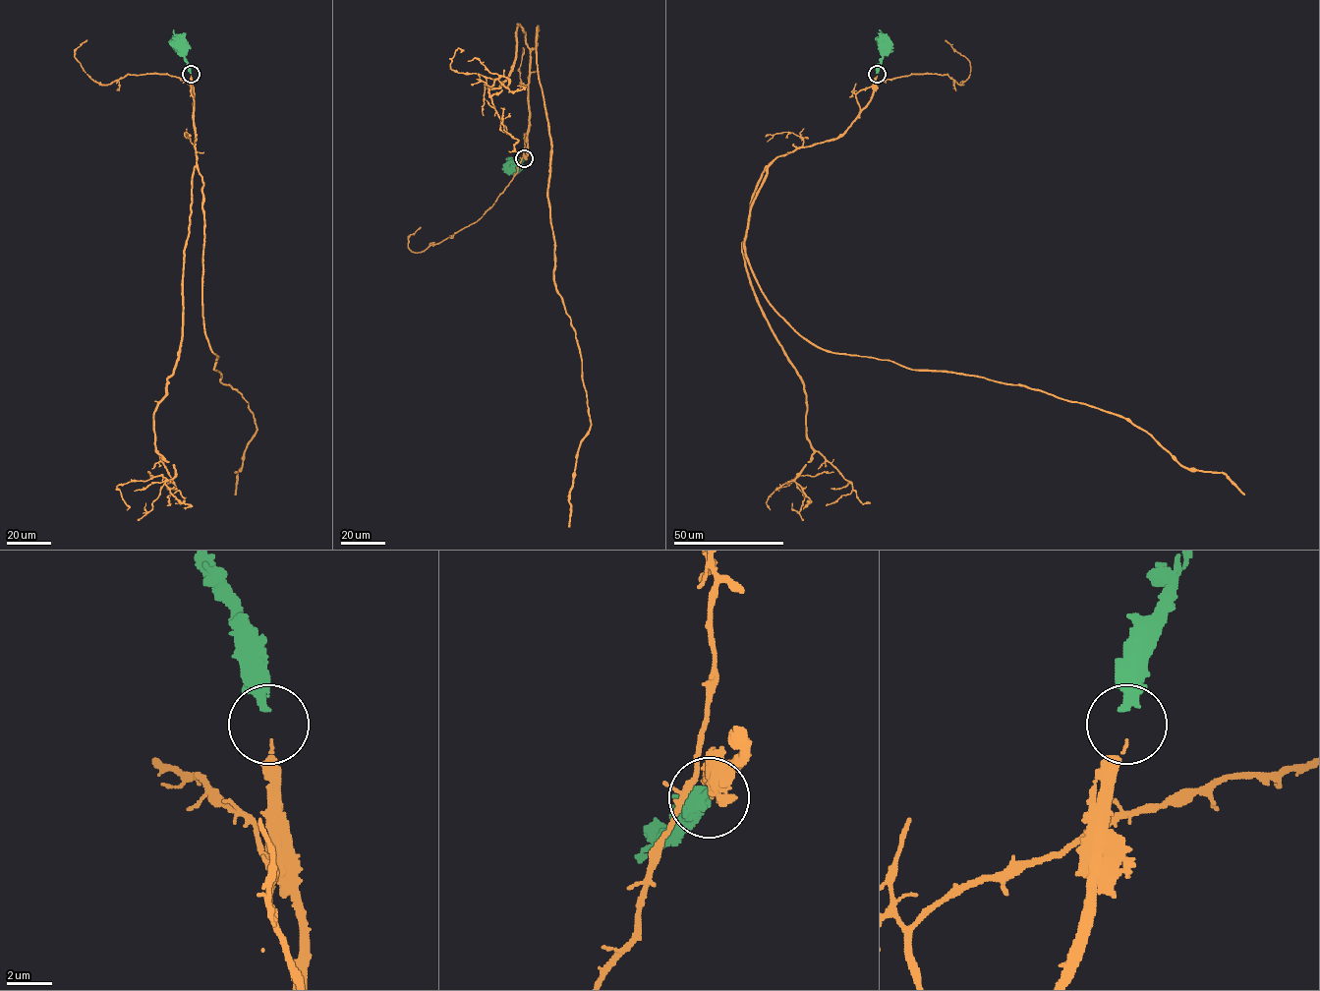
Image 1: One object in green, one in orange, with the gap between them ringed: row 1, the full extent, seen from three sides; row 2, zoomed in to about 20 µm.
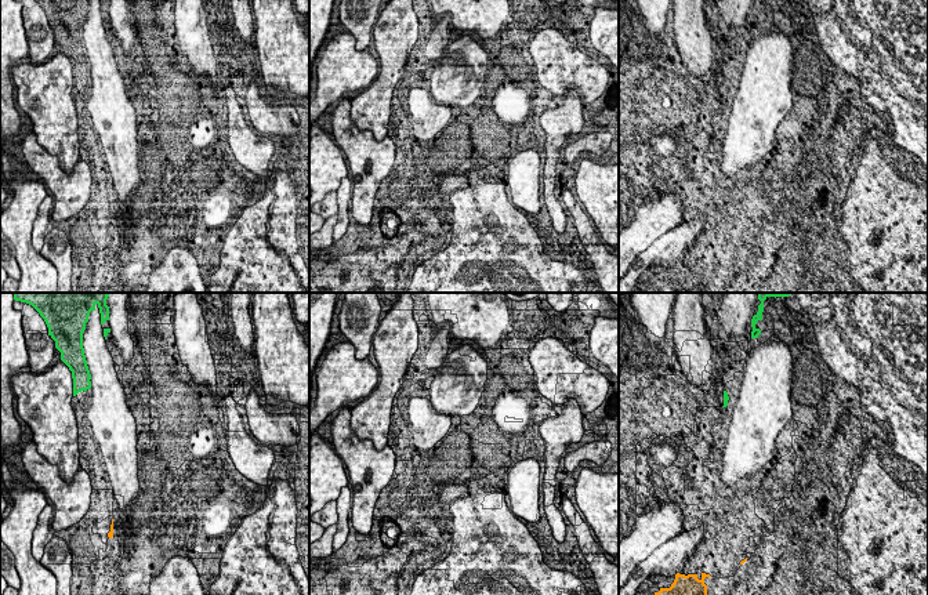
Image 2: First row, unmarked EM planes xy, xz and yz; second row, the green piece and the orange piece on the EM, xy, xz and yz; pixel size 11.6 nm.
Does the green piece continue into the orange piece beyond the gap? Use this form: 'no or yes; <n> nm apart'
yes; 1500 nm apart

